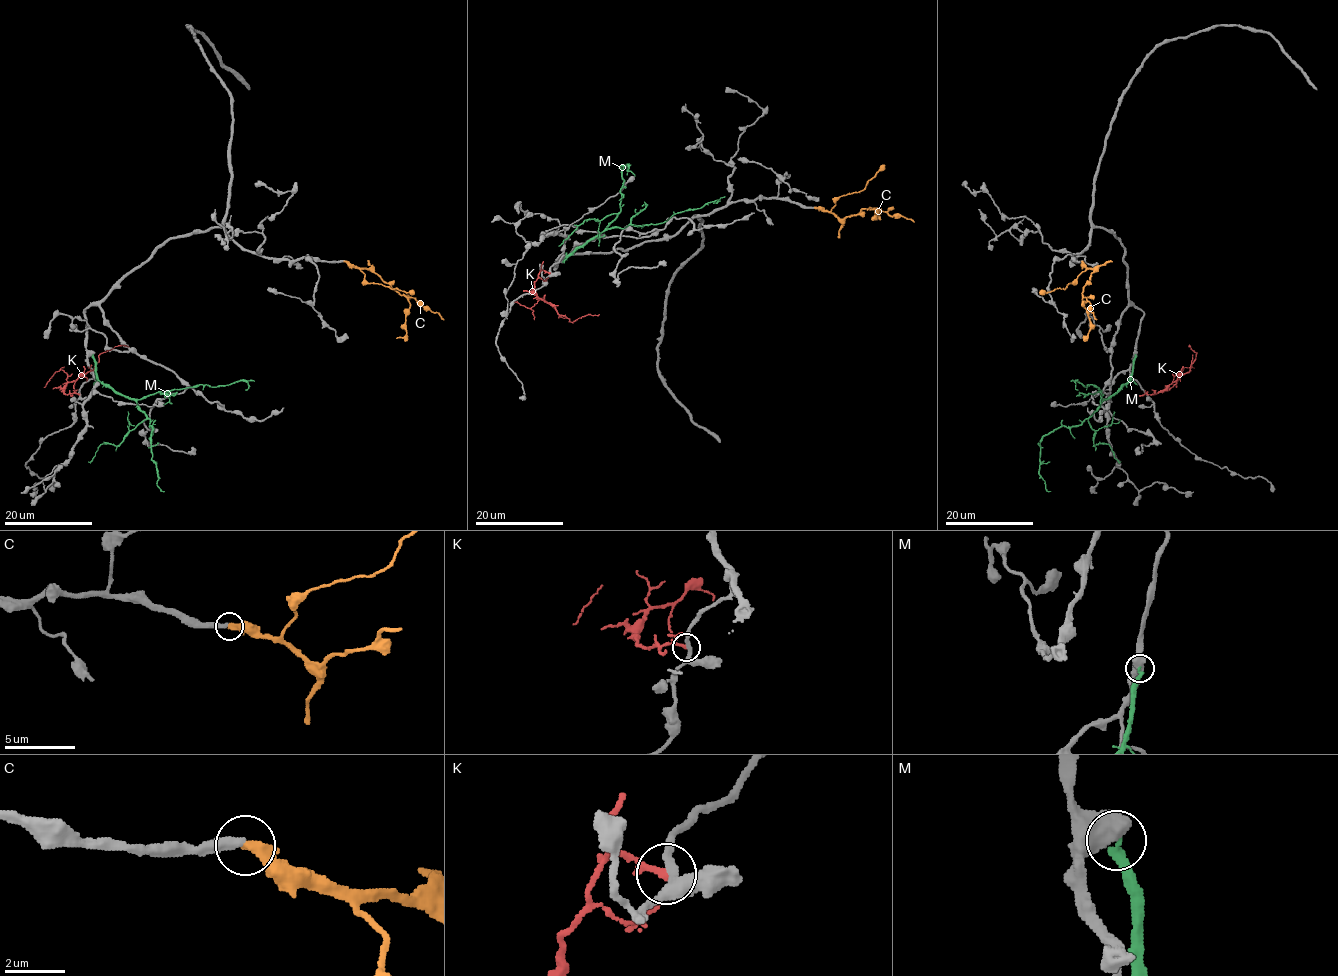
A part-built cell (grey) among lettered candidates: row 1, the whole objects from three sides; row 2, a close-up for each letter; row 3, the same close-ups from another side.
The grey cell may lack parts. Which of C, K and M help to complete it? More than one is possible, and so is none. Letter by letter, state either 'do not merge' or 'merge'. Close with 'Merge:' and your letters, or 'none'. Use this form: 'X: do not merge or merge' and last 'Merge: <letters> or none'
C: merge
K: do not merge
M: do not merge
Merge: C

